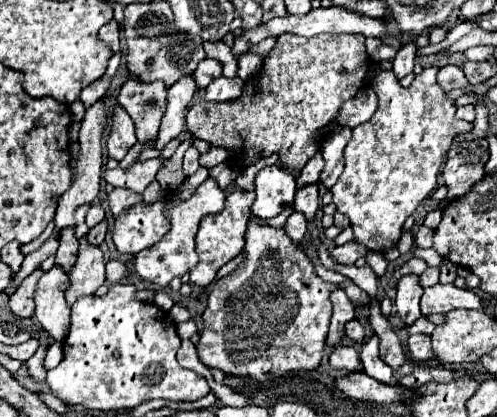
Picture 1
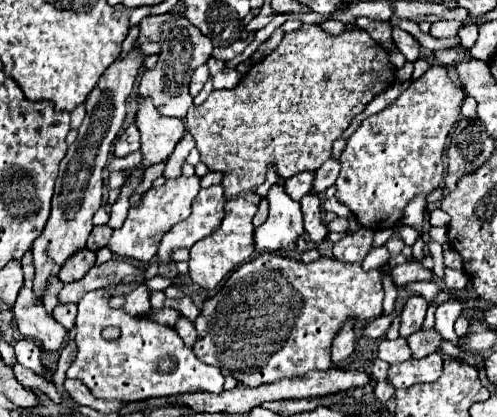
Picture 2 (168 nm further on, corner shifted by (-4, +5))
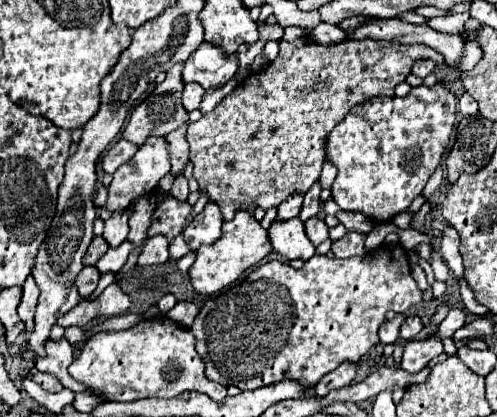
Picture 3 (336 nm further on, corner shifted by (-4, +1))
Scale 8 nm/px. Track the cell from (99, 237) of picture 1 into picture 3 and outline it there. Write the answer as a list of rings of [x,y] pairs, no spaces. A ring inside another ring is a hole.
[[[94,236],[92,242],[90,242],[90,246],[88,246],[88,250],[86,250],[86,254],[84,254],[84,258],[82,258],[84,266],[96,264],[96,262],[106,254],[108,248],[110,248],[110,246],[108,246],[108,242],[106,242],[102,236]]]

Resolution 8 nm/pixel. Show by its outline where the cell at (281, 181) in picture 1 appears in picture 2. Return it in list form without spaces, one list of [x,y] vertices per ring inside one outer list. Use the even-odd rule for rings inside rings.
[[[274,184],[266,196],[266,200],[270,202],[270,216],[268,220],[256,228],[254,240],[256,240],[256,252],[262,250],[284,250],[284,252],[292,252],[296,250],[296,242],[298,238],[304,234],[302,228],[302,212],[300,212],[300,202],[292,200],[286,192],[284,186]]]

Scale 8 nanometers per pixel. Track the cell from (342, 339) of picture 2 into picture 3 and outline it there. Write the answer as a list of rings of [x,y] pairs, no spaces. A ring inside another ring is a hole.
[[[342,362],[336,370],[328,372],[316,386],[314,386],[314,392],[316,396],[326,396],[330,390],[336,390],[336,388],[344,388],[348,386],[356,376],[356,364],[354,362]]]

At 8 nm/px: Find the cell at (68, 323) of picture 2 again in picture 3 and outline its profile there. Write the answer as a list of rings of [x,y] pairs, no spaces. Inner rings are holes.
[[[68,326],[68,328],[64,330],[64,338],[66,338],[72,346],[76,346],[80,340],[84,340],[84,336],[88,336],[88,330],[84,332],[84,330],[78,328],[78,326]]]

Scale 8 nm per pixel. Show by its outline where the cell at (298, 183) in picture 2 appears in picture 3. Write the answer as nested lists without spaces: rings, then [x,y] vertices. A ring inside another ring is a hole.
[[[292,192],[292,194],[278,206],[278,216],[276,216],[276,220],[294,218],[294,216],[300,214],[300,208],[302,208],[302,194]]]

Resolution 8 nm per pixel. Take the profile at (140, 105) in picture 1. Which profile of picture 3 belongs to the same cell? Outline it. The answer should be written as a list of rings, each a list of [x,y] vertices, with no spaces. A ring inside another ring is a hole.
[[[150,136],[146,138],[146,142],[140,146],[140,150],[134,154],[134,158],[130,162],[126,162],[124,166],[120,166],[116,172],[114,172],[114,180],[110,182],[108,190],[108,202],[106,202],[106,208],[116,212],[116,210],[124,210],[128,208],[128,204],[138,198],[140,194],[146,194],[146,192],[154,192],[152,188],[156,188],[158,180],[162,176],[166,176],[170,172],[170,150],[168,150],[168,142],[166,138],[158,138],[158,136]]]

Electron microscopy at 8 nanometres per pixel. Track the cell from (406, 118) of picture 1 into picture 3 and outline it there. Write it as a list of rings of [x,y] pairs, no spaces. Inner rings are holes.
[[[444,82],[434,86],[414,86],[404,98],[370,98],[366,104],[354,106],[326,140],[326,156],[338,168],[338,176],[332,184],[332,200],[342,210],[362,212],[372,222],[390,222],[396,214],[404,212],[416,196],[420,196],[428,178],[440,166],[442,154],[450,142],[454,118],[456,96]]]

